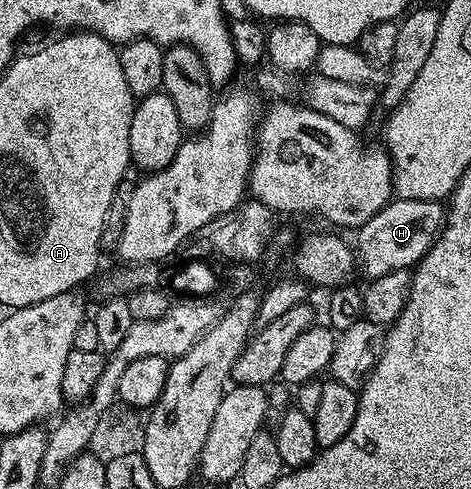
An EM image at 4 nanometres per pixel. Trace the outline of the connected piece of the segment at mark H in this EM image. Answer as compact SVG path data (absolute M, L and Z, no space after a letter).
M395 198L383 206L375 218L371 218L362 228L356 229L356 263L366 281L383 278L395 270L412 269L433 245L447 219L446 207L435 200Z

